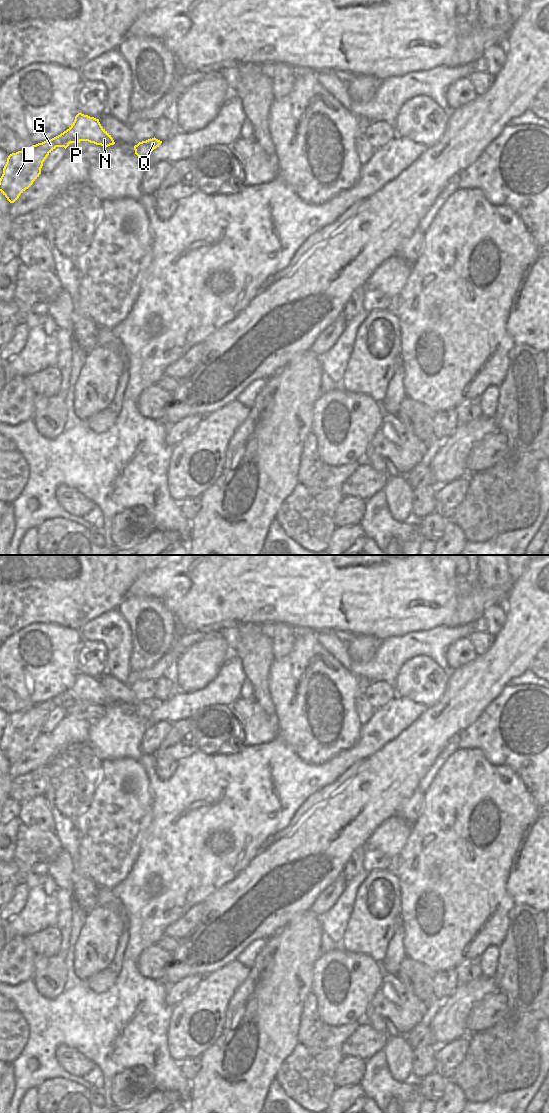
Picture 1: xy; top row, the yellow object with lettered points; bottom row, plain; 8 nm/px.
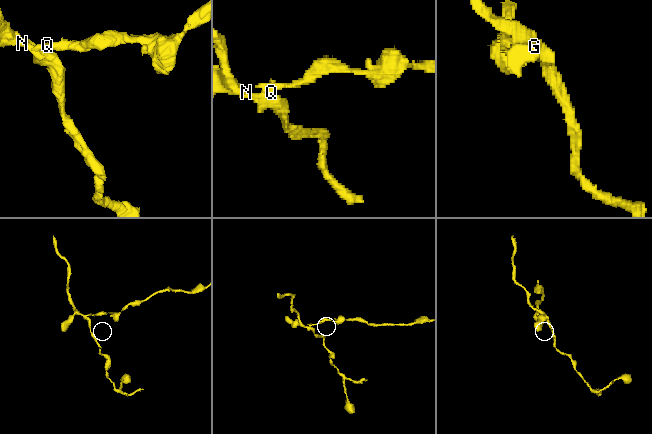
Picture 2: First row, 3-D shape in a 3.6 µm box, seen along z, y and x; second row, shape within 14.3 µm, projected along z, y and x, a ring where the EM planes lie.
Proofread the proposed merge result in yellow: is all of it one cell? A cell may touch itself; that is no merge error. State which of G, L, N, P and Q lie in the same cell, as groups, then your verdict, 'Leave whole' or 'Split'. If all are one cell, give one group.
Groups: G L N P / Q. Split

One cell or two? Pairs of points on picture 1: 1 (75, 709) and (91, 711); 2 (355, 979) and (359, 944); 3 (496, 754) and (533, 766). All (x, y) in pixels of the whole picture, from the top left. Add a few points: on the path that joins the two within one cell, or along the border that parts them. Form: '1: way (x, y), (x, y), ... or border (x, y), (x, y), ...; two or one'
1: way (79, 709), (87, 709); one
2: border (341, 946), (350, 952), (367, 954), (379, 963); two
3: way (505, 754), (517, 754), (524, 757); one

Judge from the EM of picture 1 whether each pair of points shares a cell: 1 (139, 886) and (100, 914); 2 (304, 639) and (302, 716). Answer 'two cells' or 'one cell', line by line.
1: two cells
2: one cell

